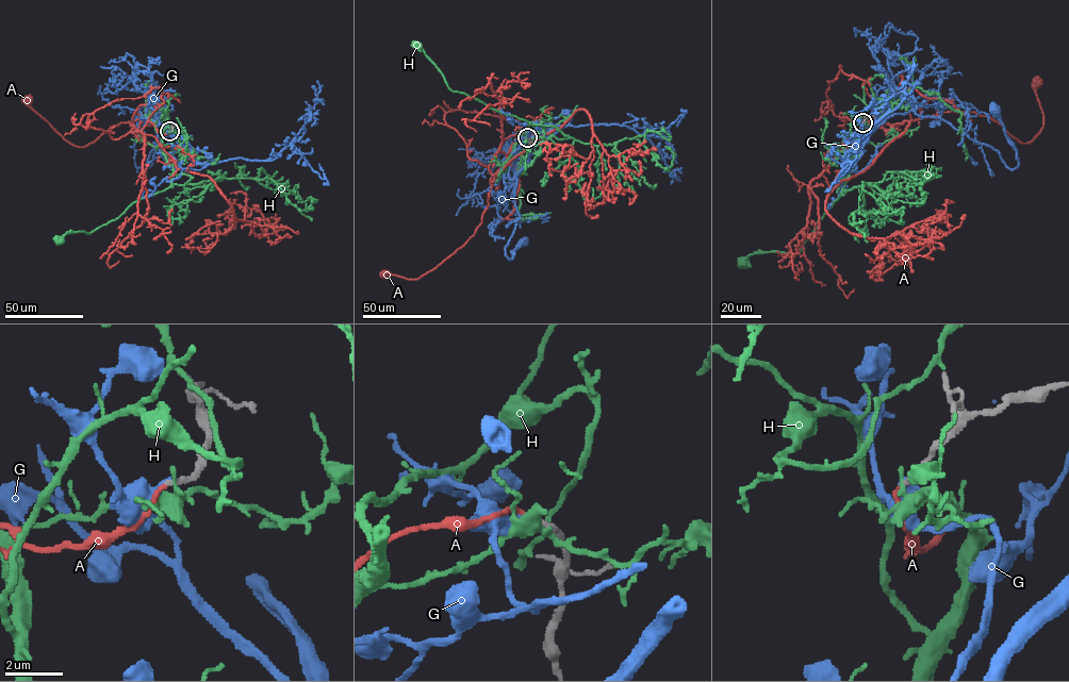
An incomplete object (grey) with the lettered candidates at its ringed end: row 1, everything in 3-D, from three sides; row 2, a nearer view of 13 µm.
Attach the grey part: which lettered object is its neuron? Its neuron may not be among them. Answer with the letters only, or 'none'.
A

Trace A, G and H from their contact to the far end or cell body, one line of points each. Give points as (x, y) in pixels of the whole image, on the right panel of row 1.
A: (861, 122), (883, 110), (880, 121), (890, 125), (975, 112), (1029, 143), (1043, 121), (1036, 82)
G: (862, 122), (868, 133), (848, 166), (887, 118), (913, 110), (947, 120), (1014, 169), (1016, 149), (995, 110)
H: (862, 122), (867, 126), (867, 132), (843, 190), (803, 248), (794, 254), (755, 252), (741, 262)

